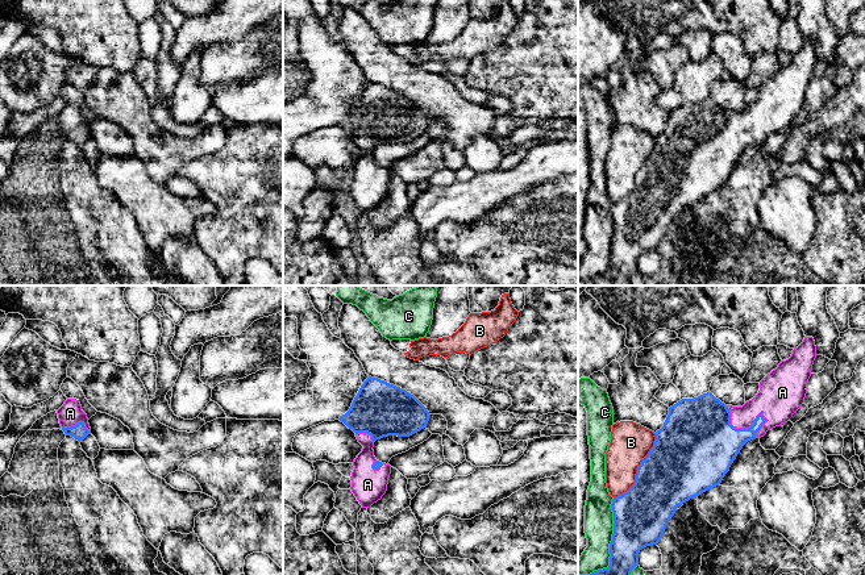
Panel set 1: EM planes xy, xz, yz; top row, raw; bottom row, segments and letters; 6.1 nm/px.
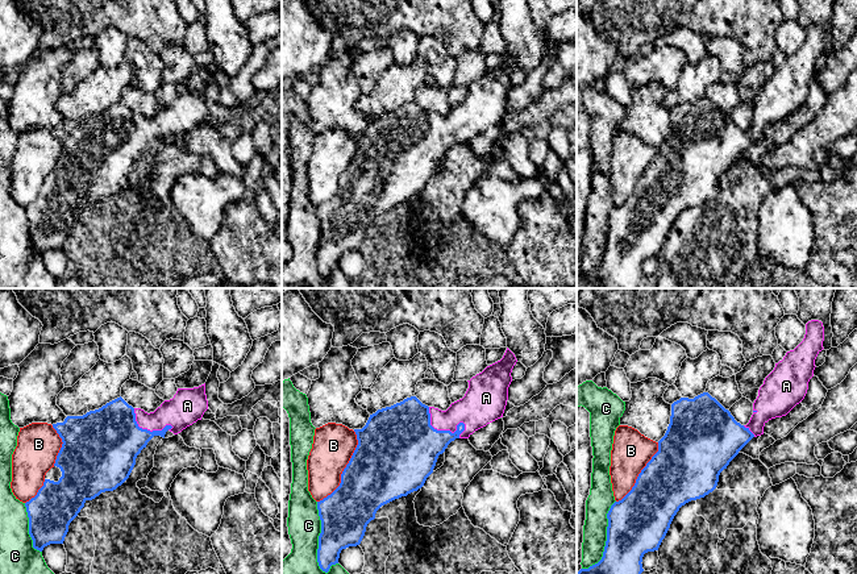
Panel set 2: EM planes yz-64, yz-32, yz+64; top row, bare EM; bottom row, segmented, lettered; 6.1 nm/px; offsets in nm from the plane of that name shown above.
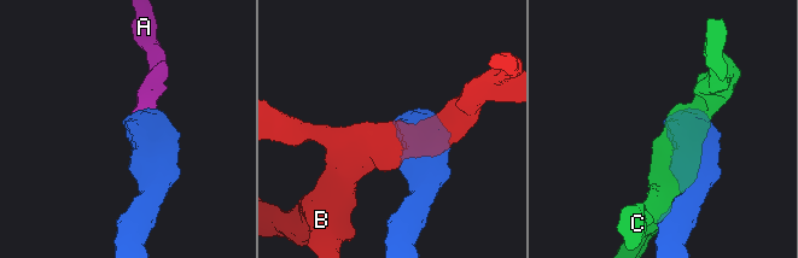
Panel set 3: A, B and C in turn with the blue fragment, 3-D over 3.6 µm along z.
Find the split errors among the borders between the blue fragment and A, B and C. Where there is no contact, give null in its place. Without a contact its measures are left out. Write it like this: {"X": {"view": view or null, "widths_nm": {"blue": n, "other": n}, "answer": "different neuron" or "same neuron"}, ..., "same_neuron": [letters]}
{"A": {"view": "yz", "widths_nm": {"blue": 420, "other": 180}, "answer": "same neuron"}, "B": {"view": "yz", "widths_nm": {"blue": 400, "other": 240}, "answer": "different neuron"}, "C": {"view": "yz", "widths_nm": {"blue": 320, "other": 180}, "answer": "different neuron"}, "same_neuron": ["A"]}

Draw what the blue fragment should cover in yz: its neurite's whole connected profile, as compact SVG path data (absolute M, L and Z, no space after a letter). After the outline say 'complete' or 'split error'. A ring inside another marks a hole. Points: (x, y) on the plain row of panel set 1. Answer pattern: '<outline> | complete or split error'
M804 42L791 62L760 87L758 99L743 112L725 111L711 97L682 104L670 112L664 132L654 138L654 151L637 174L635 189L612 205L610 271L590 280L578 280L578 286L631 286L640 255L660 247L677 213L719 191L748 146L787 128L802 112L815 63L815 46Z | split error

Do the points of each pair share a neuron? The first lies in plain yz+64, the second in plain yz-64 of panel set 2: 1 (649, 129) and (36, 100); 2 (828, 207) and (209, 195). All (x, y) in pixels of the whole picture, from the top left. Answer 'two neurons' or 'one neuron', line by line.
1: one neuron
2: two neurons

